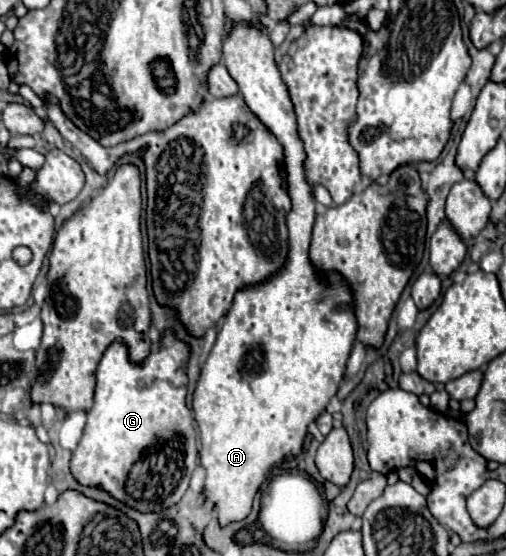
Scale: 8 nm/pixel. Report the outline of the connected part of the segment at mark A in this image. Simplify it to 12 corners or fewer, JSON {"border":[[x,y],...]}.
{"border":[[267,34],[223,62],[279,138],[289,262],[235,294],[201,370],[205,500],[249,516],[303,450],[357,322],[309,262],[315,200]]}

